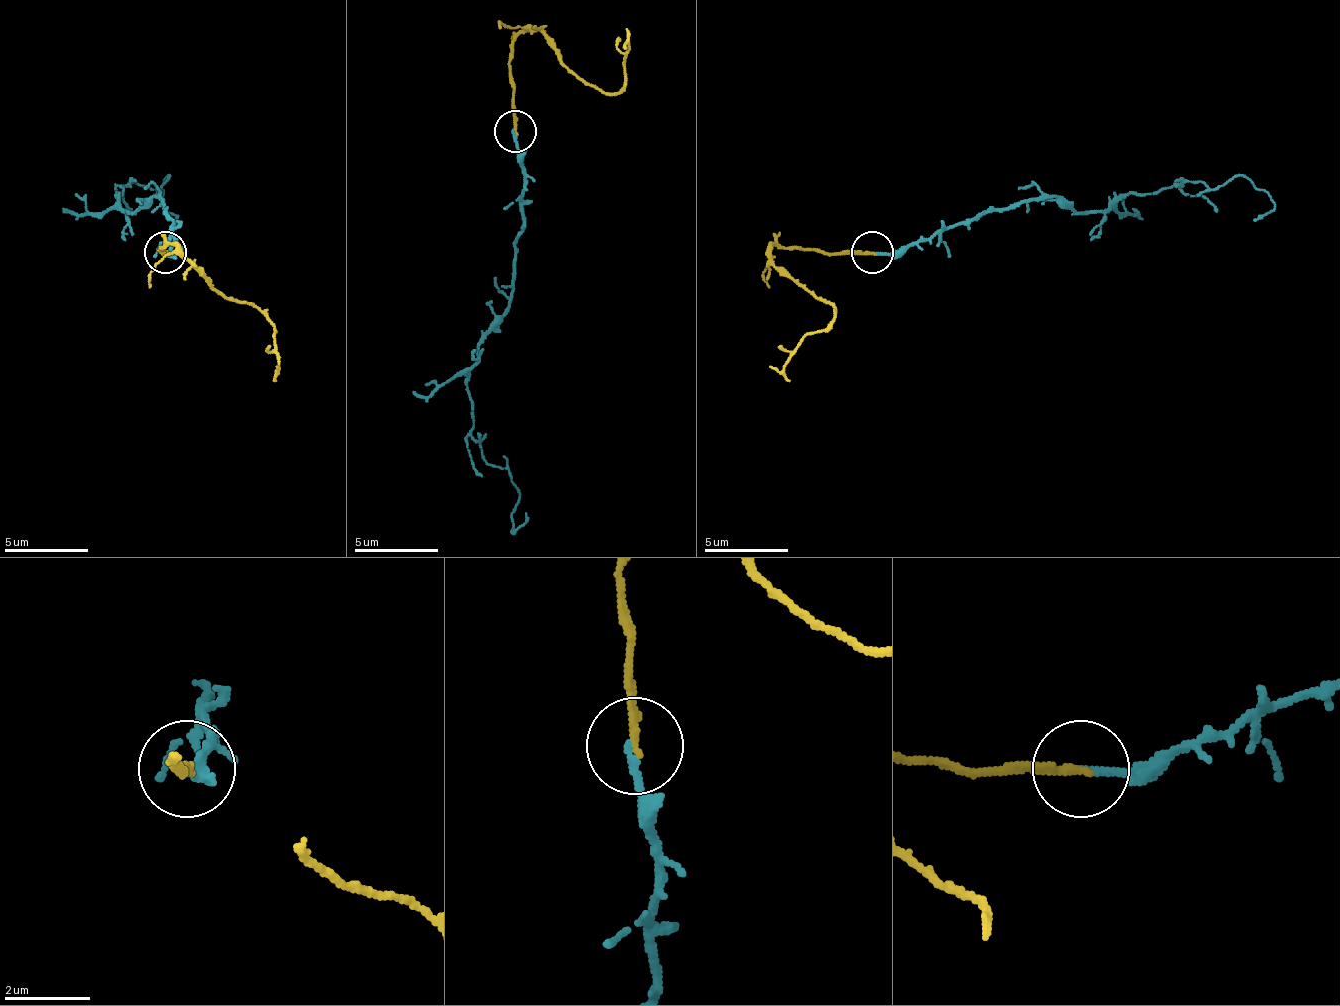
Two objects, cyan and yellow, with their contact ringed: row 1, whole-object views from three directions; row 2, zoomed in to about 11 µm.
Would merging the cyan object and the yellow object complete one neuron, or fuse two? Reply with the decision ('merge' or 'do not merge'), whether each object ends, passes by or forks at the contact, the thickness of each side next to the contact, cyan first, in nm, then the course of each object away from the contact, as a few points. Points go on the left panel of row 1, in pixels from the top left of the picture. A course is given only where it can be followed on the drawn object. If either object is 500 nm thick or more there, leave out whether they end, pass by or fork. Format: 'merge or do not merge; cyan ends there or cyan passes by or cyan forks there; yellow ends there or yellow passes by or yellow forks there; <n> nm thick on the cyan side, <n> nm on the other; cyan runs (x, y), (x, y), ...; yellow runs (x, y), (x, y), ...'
merge; cyan ends there; yellow ends there; 160 nm thick on the cyan side, 190 nm on the other; cyan runs (162, 253), (175, 245), (162, 199), (128, 211), (116, 195), (170, 178), (162, 207), (175, 220); yellow runs (166, 253), (162, 249), (175, 249), (229, 295), (267, 316), (275, 333), (280, 371), (275, 367)

